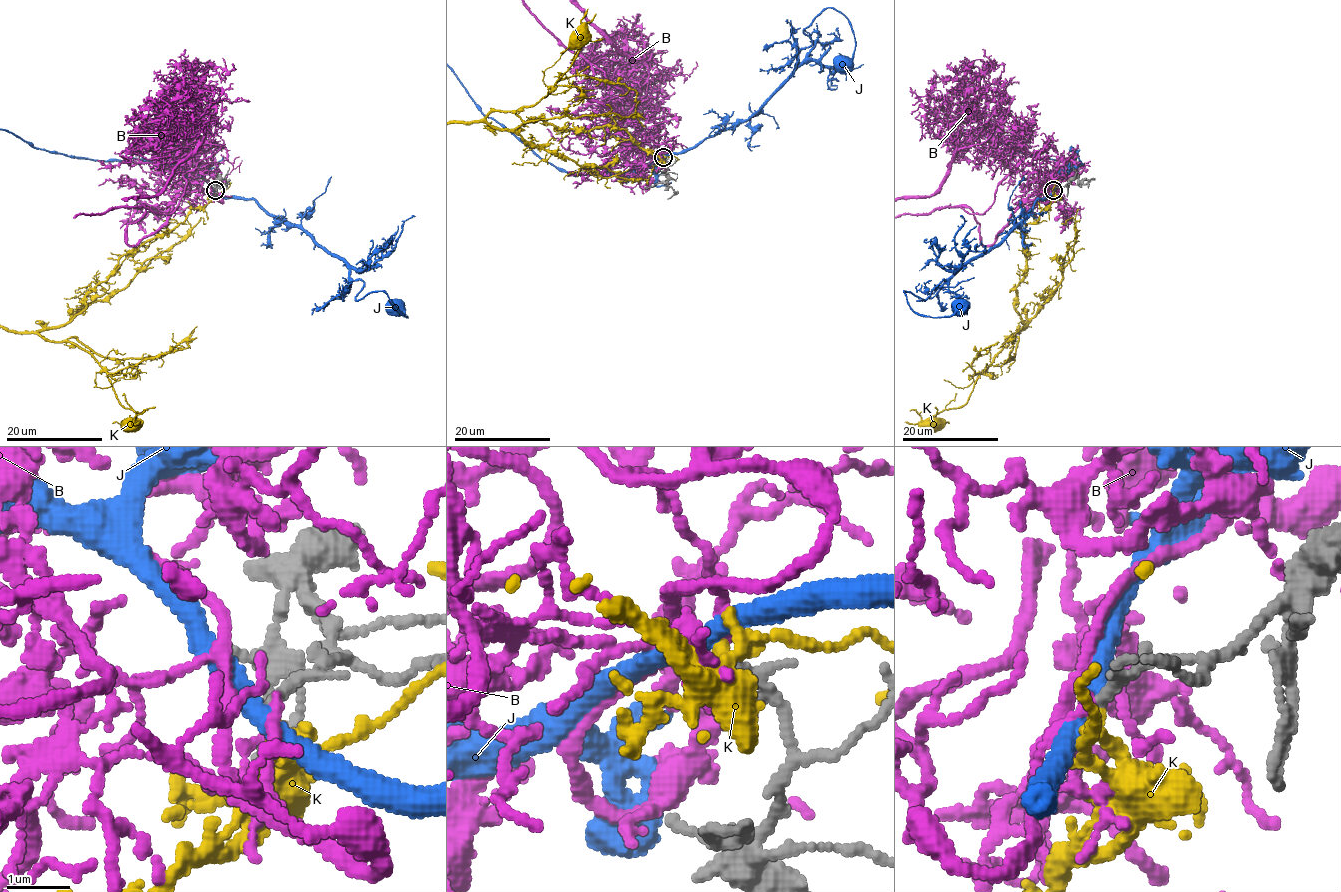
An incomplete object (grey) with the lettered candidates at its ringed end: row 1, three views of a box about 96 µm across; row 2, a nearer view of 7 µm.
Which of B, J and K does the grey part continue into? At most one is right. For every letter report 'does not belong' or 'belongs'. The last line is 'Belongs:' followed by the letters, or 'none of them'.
B: belongs
J: does not belong
K: does not belong
Belongs: B

